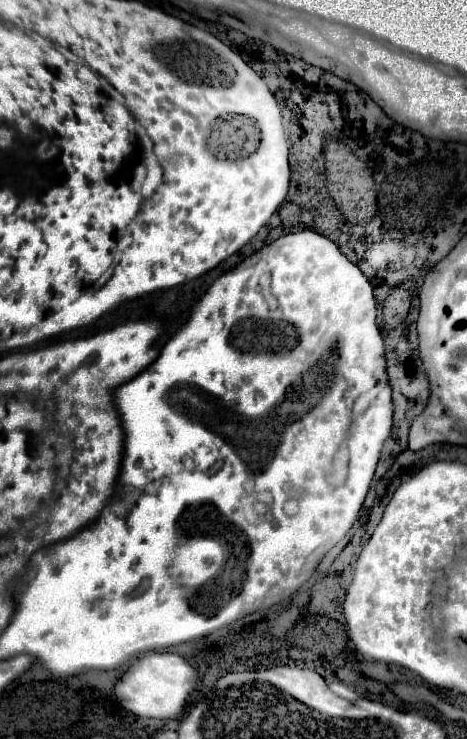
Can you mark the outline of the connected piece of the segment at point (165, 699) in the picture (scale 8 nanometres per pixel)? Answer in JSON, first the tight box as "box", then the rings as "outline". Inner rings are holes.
{"box":[115,653,199,719],"outline":[[[147,653],[135,661],[123,675],[121,683],[115,685],[117,701],[131,713],[141,717],[173,719],[183,711],[183,703],[193,693],[199,673],[181,655],[175,653]]]}

